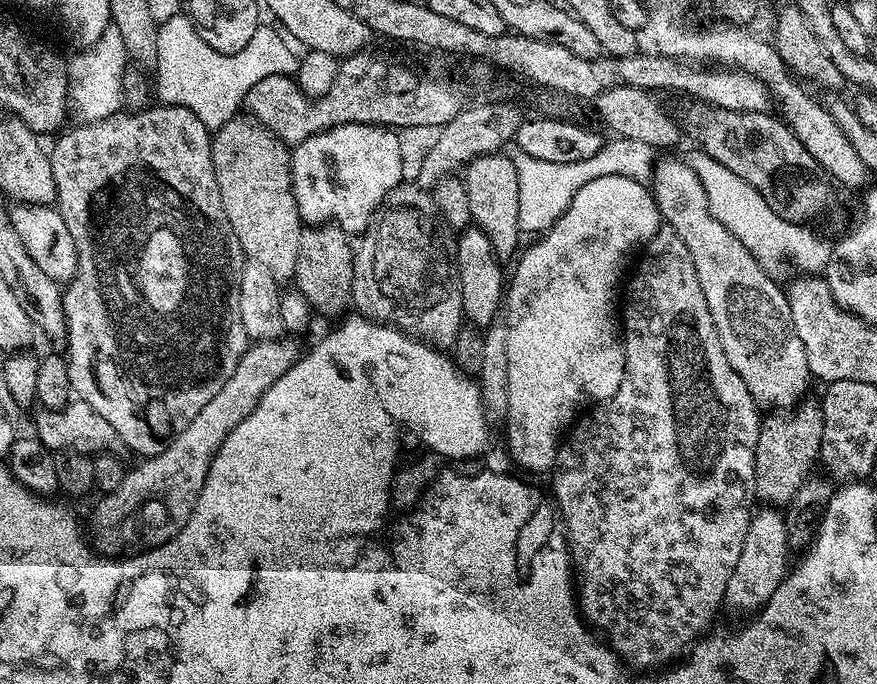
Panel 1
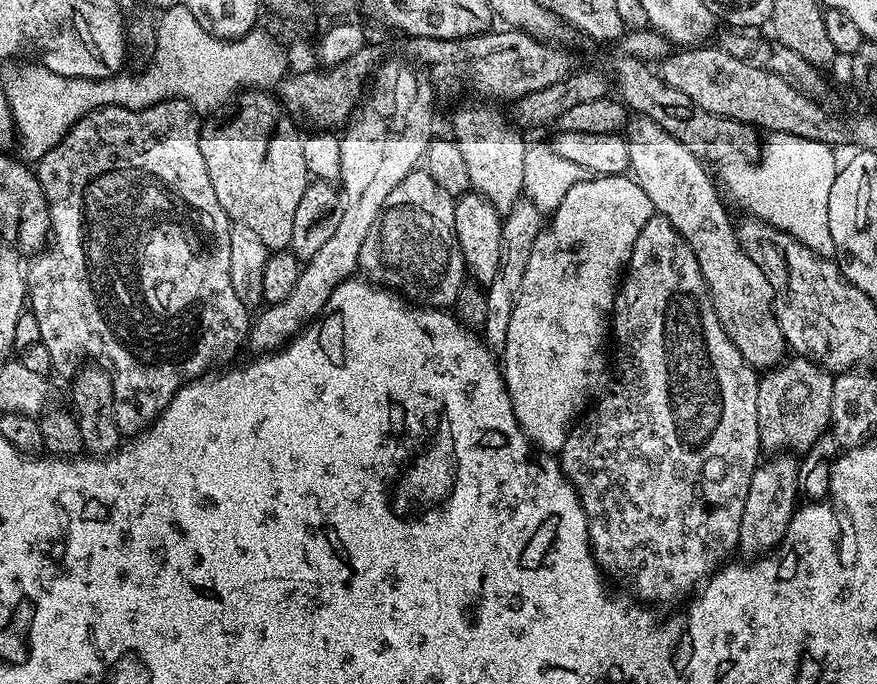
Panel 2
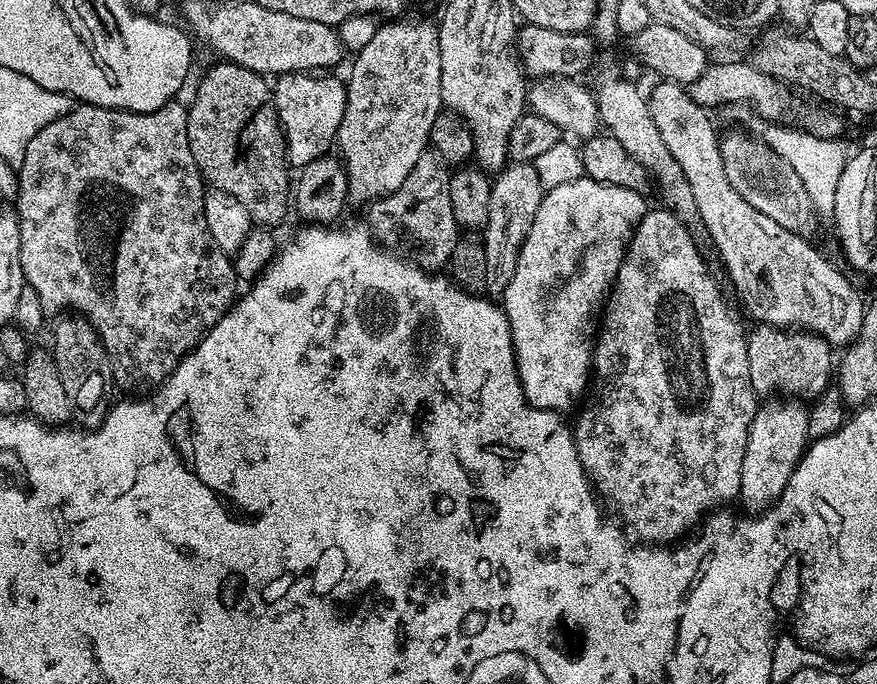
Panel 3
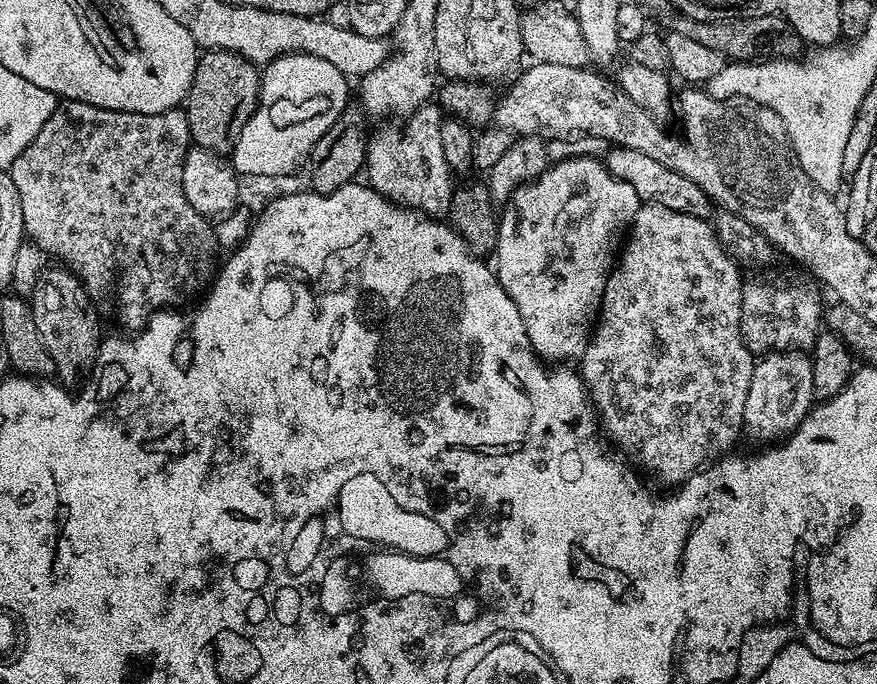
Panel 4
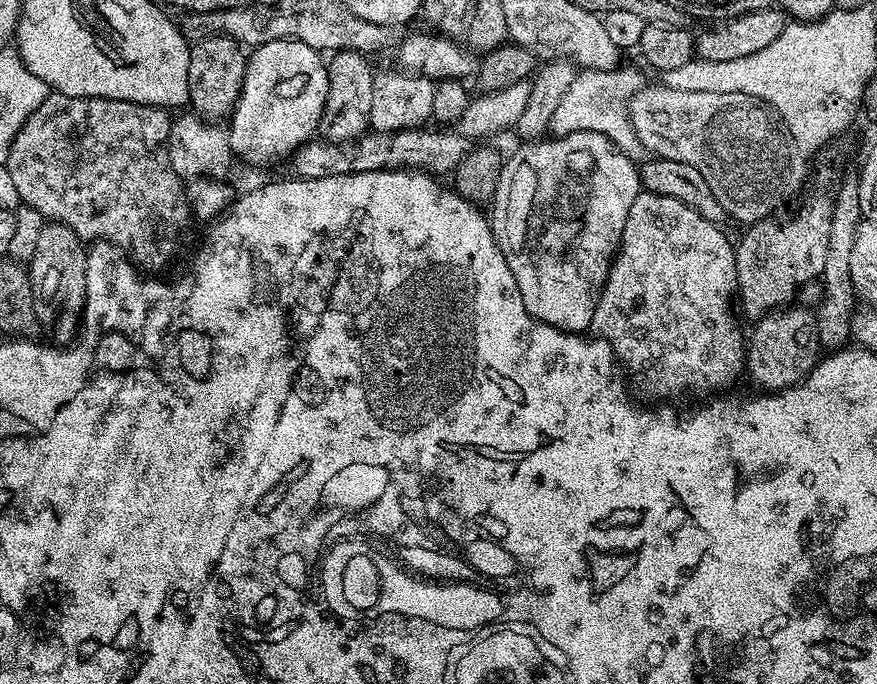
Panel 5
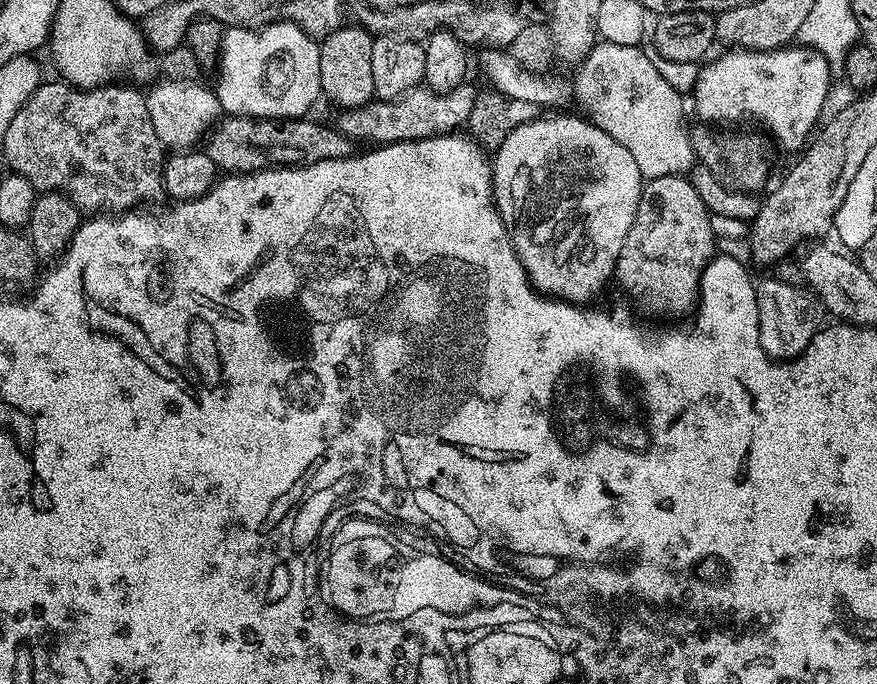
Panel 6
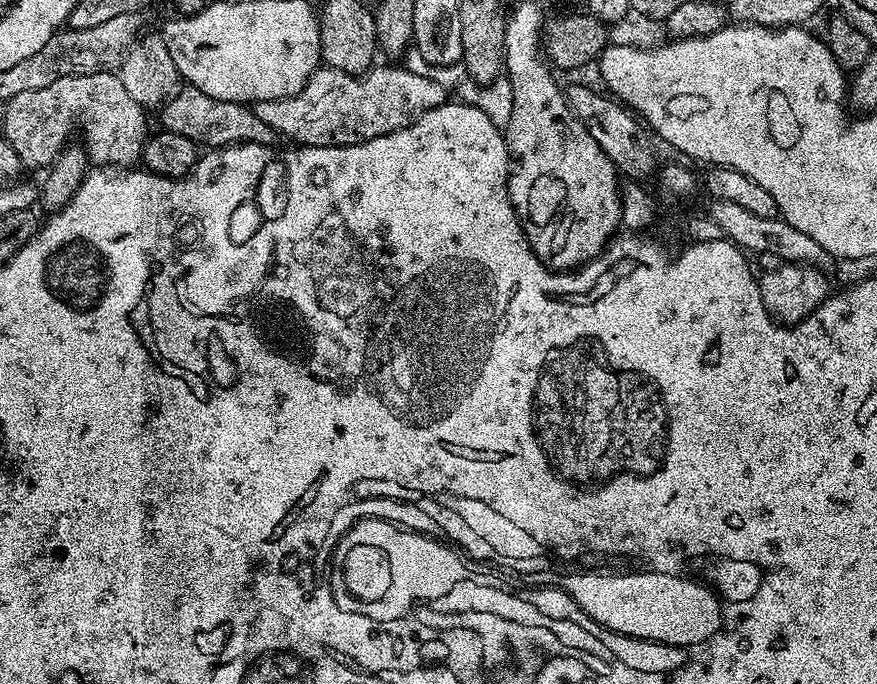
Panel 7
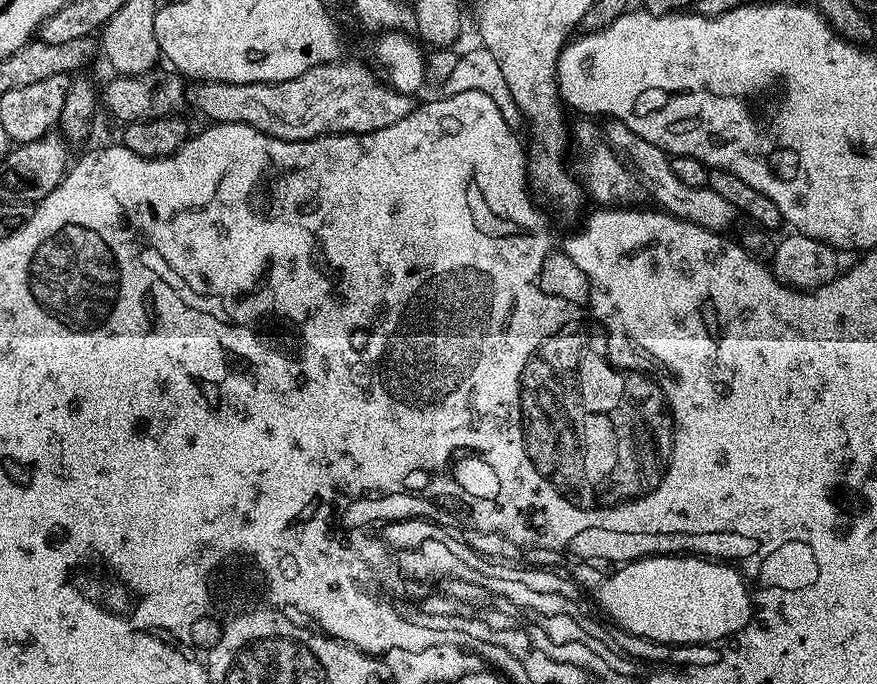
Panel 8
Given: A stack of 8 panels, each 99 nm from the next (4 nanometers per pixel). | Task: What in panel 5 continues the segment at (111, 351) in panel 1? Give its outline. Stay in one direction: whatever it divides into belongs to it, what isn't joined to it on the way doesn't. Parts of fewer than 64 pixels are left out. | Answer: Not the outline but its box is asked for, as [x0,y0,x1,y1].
[6,91,194,270]

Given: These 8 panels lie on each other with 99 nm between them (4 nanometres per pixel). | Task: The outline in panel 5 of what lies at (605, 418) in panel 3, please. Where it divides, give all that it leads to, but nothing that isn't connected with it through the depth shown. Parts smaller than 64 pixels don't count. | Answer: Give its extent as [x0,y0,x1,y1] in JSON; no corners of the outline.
[591,190,746,396]

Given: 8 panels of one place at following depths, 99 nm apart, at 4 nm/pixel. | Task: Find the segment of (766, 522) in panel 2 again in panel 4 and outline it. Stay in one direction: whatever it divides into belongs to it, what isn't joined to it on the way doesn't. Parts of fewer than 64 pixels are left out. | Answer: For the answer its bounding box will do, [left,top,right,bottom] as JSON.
[744,351,814,442]

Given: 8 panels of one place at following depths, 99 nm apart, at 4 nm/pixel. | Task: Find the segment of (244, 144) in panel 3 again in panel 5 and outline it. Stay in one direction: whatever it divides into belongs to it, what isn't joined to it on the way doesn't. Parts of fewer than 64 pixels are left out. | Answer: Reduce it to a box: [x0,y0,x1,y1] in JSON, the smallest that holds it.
[188,33,247,122]

